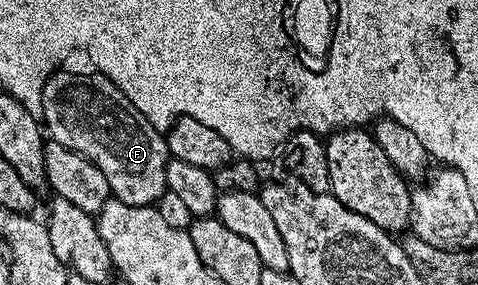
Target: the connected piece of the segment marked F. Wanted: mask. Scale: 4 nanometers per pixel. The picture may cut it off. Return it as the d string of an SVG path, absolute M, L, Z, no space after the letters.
M56 72L48 78L41 95L41 122L50 141L60 142L65 148L75 150L85 156L109 180L109 188L114 201L130 206L149 206L159 201L167 189L165 168L169 161L166 137L139 109L131 103L129 96L117 88L110 80L98 72L91 74L63 74Z

